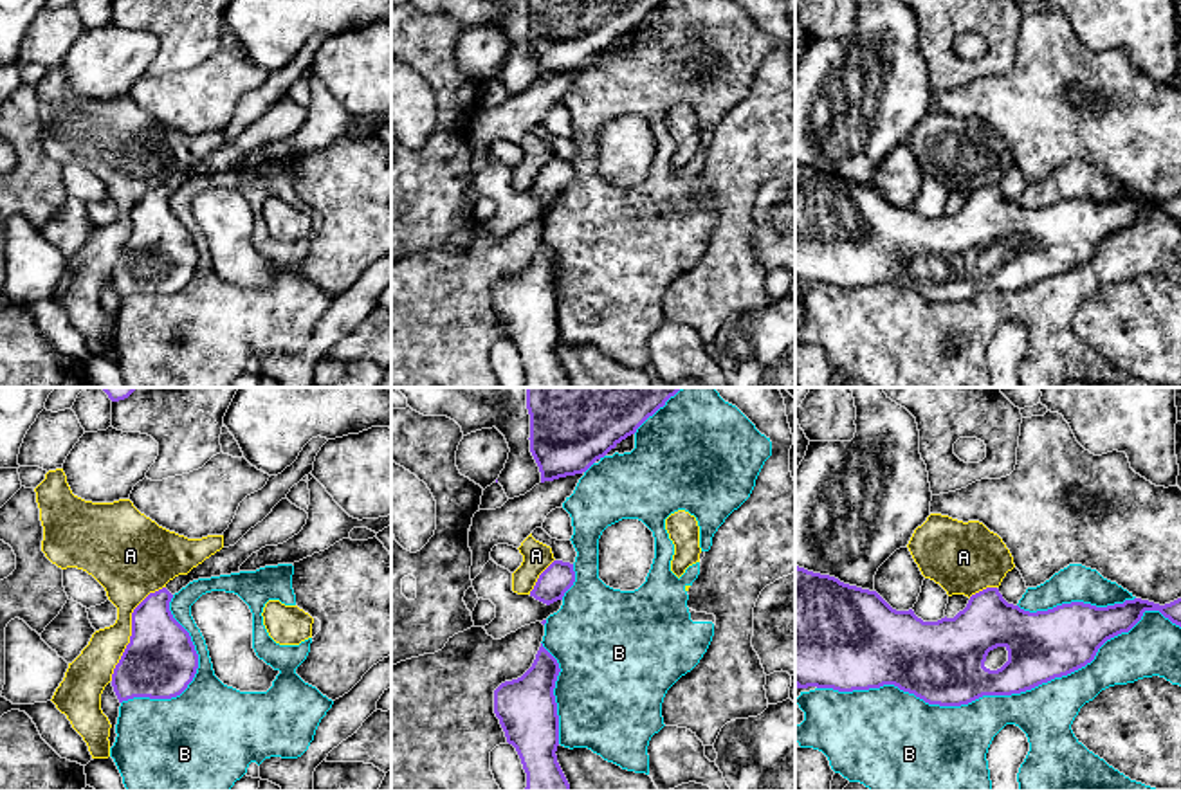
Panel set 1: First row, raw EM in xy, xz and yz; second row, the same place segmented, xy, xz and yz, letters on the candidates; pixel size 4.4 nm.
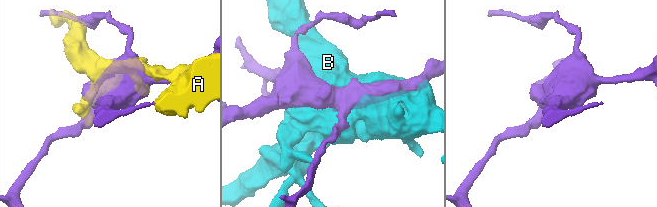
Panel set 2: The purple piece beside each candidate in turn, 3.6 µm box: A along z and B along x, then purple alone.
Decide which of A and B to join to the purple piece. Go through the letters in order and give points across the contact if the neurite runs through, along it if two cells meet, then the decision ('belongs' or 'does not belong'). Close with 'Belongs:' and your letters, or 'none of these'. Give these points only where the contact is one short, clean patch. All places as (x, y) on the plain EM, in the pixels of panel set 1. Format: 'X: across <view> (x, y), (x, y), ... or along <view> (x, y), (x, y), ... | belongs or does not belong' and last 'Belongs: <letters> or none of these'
A: does not belong
B: does not belong
Belongs: none of these

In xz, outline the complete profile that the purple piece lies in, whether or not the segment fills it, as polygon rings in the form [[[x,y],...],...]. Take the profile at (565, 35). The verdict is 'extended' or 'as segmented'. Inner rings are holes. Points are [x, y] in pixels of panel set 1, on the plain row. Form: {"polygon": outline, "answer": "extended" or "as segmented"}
{"polygon": [[[526,0],[541,79],[586,68],[665,0]]], "answer": "as segmented"}

